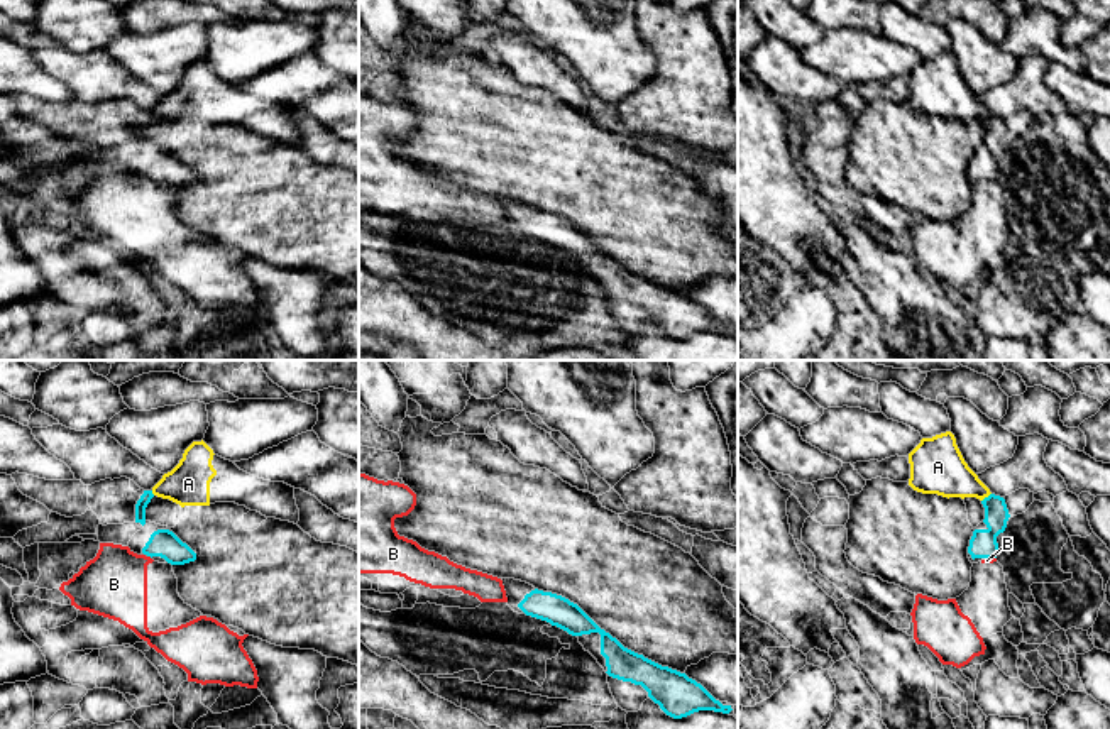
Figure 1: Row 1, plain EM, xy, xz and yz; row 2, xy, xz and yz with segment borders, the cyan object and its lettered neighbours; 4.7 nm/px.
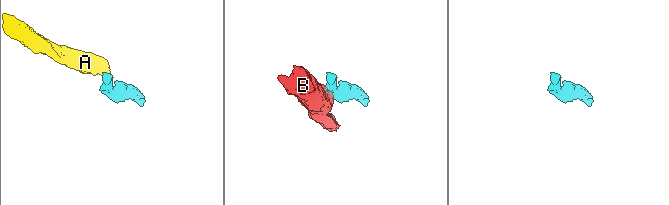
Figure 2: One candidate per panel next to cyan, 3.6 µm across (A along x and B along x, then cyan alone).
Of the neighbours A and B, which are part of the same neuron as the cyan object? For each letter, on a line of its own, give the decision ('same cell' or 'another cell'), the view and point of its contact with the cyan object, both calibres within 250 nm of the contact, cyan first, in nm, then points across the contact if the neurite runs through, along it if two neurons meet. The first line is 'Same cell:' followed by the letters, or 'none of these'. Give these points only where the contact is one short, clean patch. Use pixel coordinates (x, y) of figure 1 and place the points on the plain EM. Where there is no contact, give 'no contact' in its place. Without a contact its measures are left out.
Same cell: none of these
A: another cell | yz (985, 119) | 130/240 nm | along yz (990, 114), (982, 122)
B: another cell | xy (149, 176) | 140/320 nm | along xy (148, 176), (151, 180)

